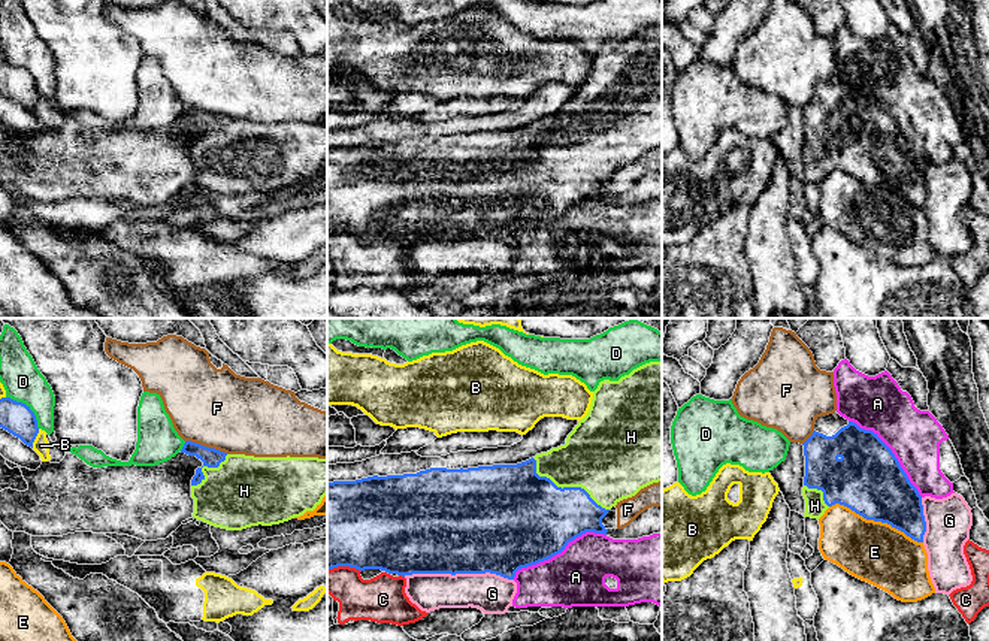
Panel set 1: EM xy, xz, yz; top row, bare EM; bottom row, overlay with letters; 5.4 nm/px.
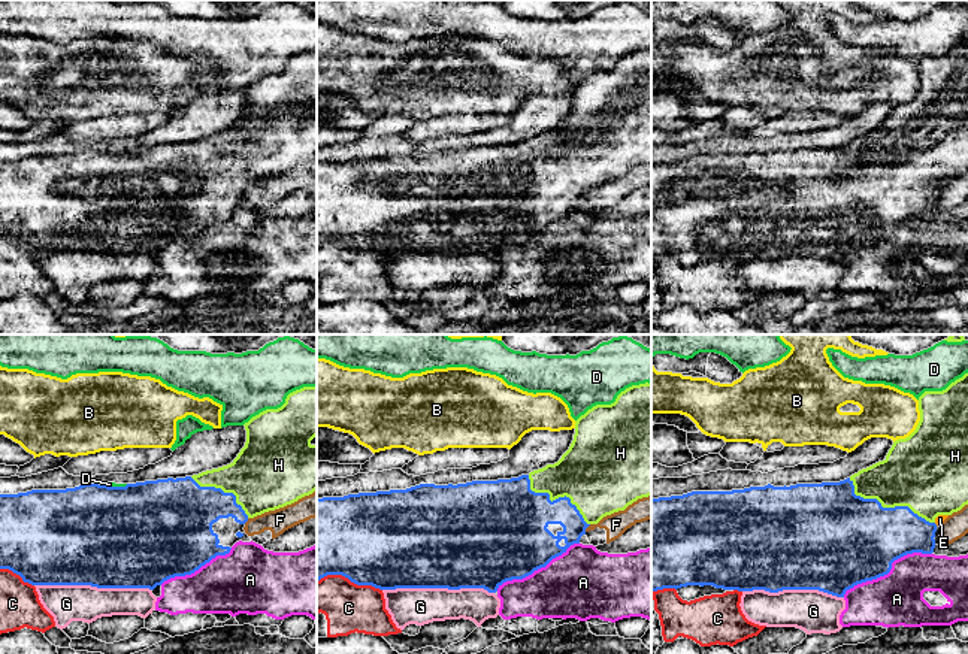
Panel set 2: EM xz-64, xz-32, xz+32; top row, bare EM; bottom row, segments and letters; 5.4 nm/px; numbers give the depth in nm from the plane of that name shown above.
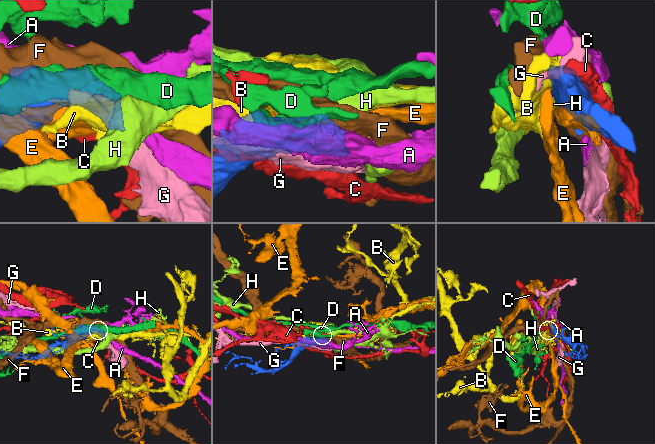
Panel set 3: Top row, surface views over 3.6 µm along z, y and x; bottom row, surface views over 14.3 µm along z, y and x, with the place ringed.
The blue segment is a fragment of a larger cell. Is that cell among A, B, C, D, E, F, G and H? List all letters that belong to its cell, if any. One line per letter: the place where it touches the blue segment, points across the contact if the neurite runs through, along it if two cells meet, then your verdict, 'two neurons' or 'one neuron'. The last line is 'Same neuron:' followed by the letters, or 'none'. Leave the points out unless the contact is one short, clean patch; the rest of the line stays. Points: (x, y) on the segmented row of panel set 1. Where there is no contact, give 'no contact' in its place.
A: meets blue in xz at (557, 553); two neurons
B: meets blue in xy at (35, 438); two neurons
C: meets blue in xz at (344, 565); two neurons
D: meets blue in xy at (27, 407); two neurons
E: meets blue in yz at (876, 520); two neurons
F: meets blue in xy at (206, 447); two neurons
G: meets blue in xz at (459, 573); two neurons
H: meets blue in xz at (565, 487); one neuron
Same neuron: H

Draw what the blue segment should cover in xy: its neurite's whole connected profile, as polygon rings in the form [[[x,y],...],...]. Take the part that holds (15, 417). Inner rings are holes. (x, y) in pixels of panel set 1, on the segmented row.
[[[10,397],[0,399],[0,427],[31,448],[39,433],[37,420],[30,406]]]

